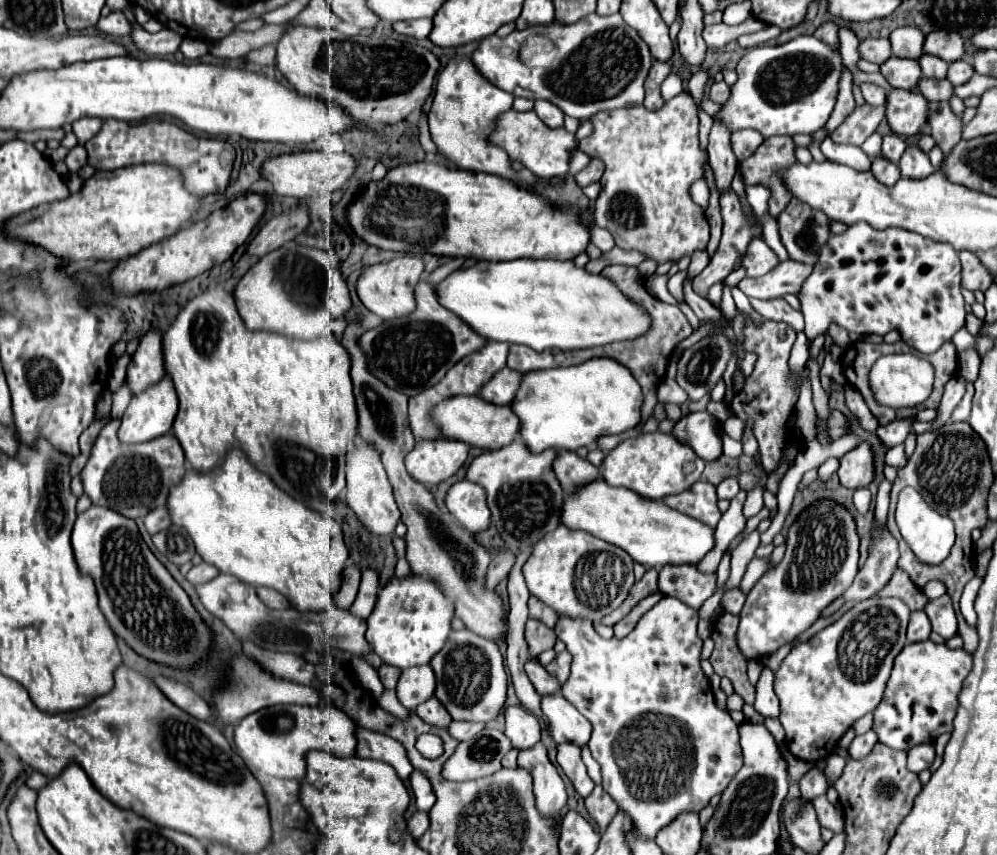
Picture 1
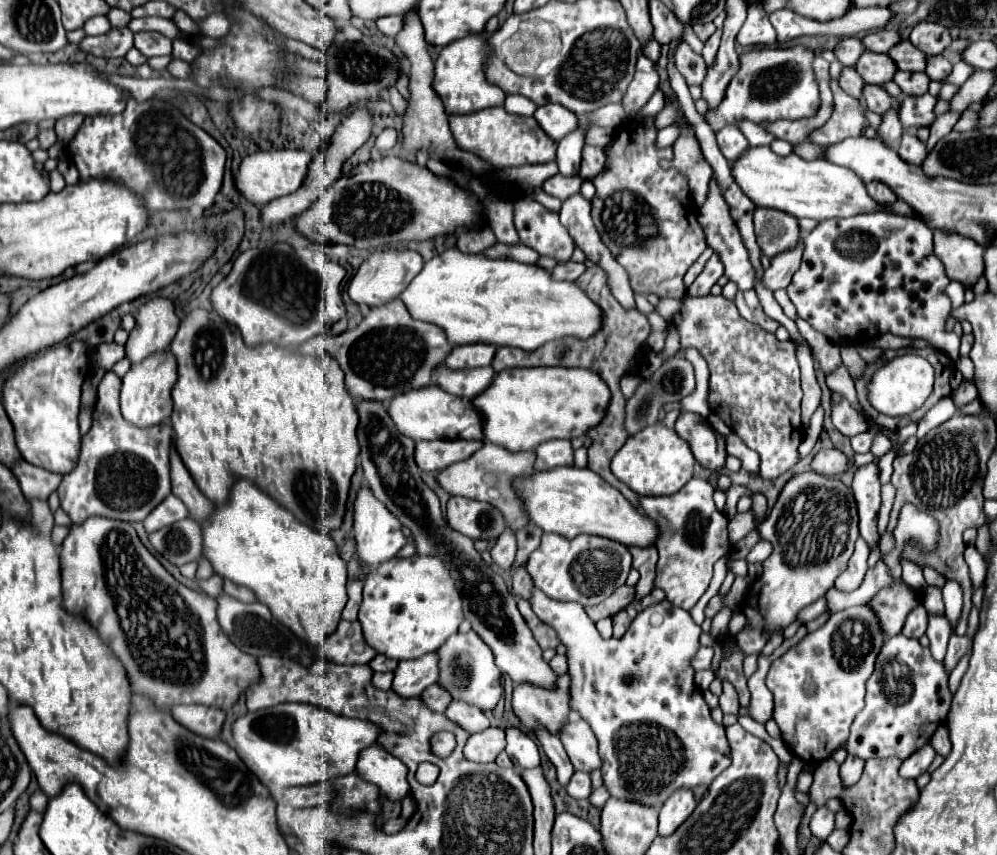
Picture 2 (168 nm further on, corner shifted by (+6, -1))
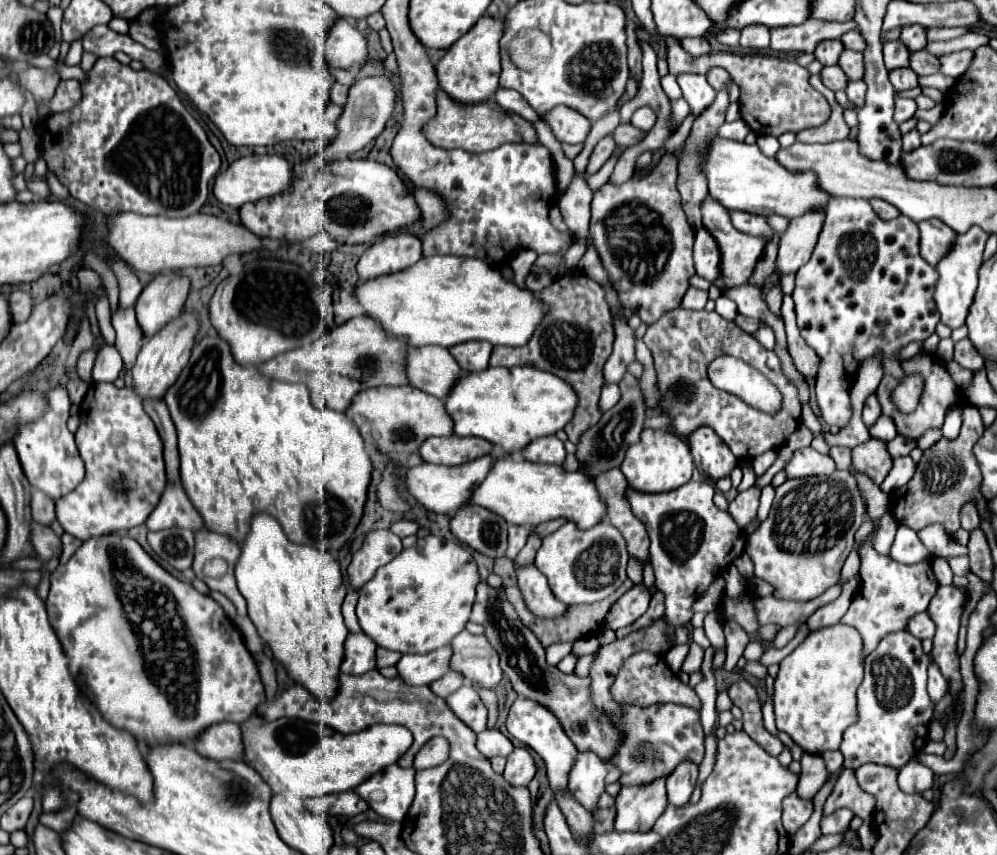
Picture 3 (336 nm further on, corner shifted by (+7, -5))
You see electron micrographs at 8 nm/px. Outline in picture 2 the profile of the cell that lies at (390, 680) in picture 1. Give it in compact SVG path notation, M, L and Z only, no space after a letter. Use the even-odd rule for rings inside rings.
M383 654L375 656L375 658L369 662L369 666L371 666L375 672L393 672L393 670L397 668L397 664L399 664L399 660L387 658L387 656L383 656Z

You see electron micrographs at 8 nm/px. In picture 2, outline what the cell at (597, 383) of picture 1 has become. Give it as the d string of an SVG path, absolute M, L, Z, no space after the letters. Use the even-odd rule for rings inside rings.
M511 368L495 374L495 382L479 394L479 398L473 398L473 406L481 412L483 418L483 436L485 442L493 442L497 446L503 446L511 452L525 452L533 450L539 444L555 438L577 438L585 436L587 430L601 422L607 404L609 404L609 388L601 380L599 374L591 374L591 370L585 368Z

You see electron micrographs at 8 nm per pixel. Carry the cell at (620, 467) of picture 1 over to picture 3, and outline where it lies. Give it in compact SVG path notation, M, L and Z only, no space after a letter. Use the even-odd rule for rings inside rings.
M644 430L640 436L640 442L632 444L626 450L626 458L620 464L622 474L628 480L628 486L638 492L670 492L674 488L680 488L686 484L692 476L694 462L690 448L686 446L684 440L662 432L662 430Z

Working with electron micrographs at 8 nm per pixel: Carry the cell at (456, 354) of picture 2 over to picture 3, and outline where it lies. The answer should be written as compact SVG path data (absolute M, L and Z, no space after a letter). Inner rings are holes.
M464 342L450 348L450 354L466 372L482 372L488 368L492 346L488 342Z

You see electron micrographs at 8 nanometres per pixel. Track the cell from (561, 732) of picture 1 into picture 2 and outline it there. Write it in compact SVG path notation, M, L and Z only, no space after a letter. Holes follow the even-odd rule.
M571 718L563 726L559 738L561 738L575 770L583 770L589 774L589 772L601 768L601 758L597 752L597 738L587 722L583 722L581 718L579 720Z

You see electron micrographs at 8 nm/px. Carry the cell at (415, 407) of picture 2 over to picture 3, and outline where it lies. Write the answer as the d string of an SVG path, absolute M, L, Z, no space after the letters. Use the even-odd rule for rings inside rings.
M380 386L370 388L354 398L350 412L346 412L358 426L364 442L382 454L394 458L406 458L420 448L420 444L430 436L452 436L454 422L446 412L442 400L420 392L414 386Z

